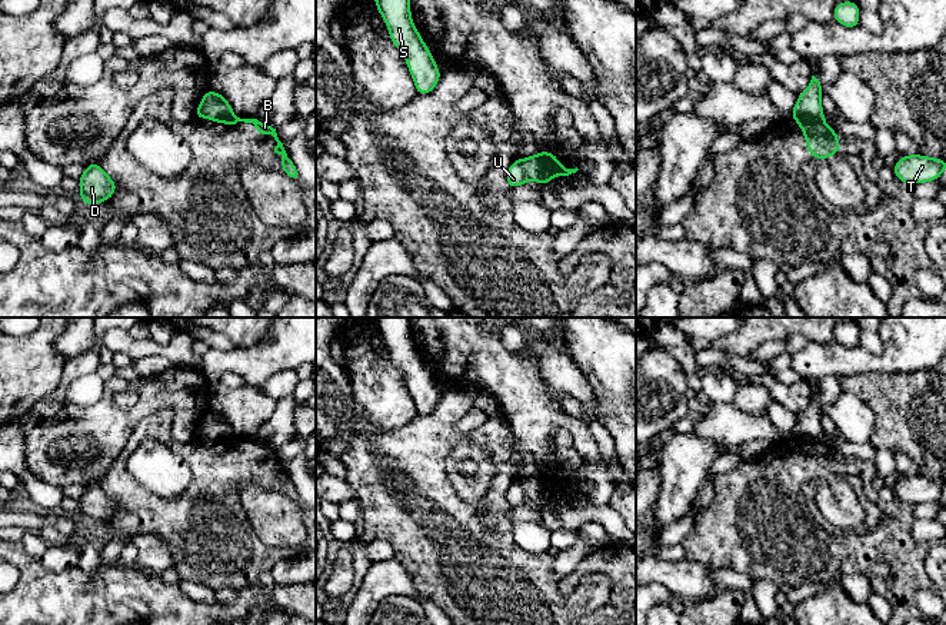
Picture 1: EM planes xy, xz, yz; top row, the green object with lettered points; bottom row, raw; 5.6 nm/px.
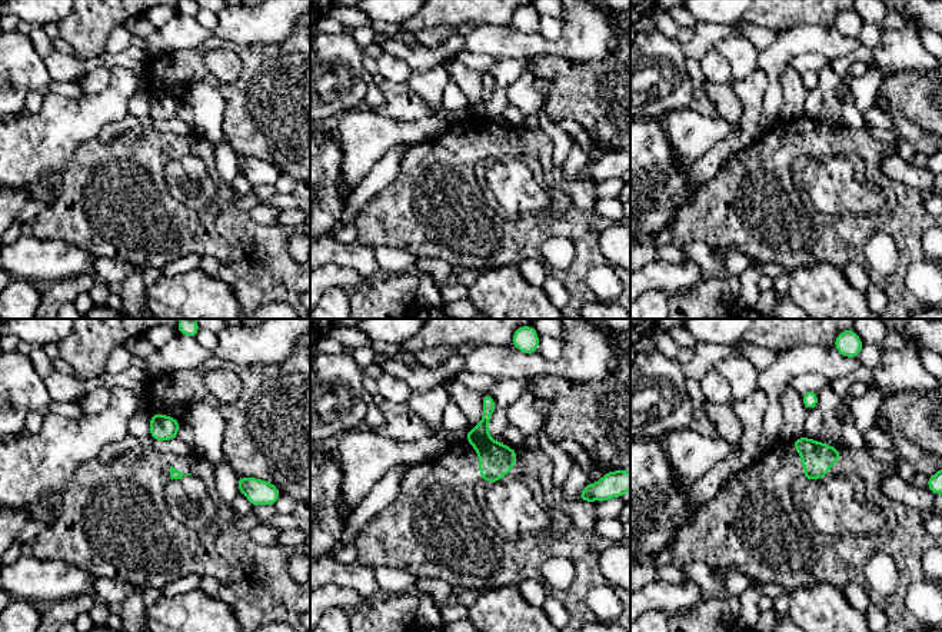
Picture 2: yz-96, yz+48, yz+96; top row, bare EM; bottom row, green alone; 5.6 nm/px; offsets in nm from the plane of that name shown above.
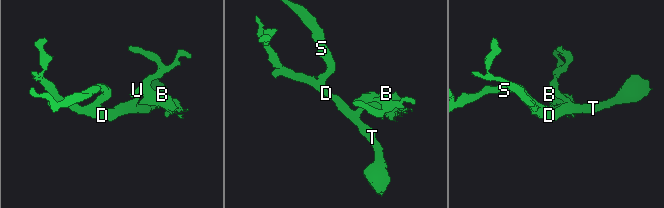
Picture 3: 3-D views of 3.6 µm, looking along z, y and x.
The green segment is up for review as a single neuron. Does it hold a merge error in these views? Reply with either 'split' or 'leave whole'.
split

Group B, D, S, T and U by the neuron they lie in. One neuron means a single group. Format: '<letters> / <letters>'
B / D S T U

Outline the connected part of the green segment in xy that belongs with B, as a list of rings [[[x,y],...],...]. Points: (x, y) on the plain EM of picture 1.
[[[233,435],[231,436],[224,436],[224,438],[219,439],[219,441],[216,441],[214,443],[236,445],[237,442],[253,443],[259,456],[272,455],[274,458],[274,461],[277,462],[277,466],[274,468],[274,472],[283,478],[280,492],[283,492],[284,495],[287,495],[290,498],[297,499],[299,493],[296,491],[296,486],[292,482],[292,479],[287,476],[287,473],[286,473],[286,471],[283,468],[283,463],[279,461],[276,449],[273,449],[269,445],[263,445],[257,439],[240,439],[240,438],[233,436]]]

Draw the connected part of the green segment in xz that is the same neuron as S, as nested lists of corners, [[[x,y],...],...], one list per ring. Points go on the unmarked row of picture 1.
[[[373,318],[376,328],[389,348],[392,363],[404,375],[414,400],[416,415],[432,413],[442,396],[432,372],[416,350],[409,318]]]

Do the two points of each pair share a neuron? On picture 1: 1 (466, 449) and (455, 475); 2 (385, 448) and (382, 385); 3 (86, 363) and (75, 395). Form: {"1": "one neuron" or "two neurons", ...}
{"1": "one neuron", "2": "two neurons", "3": "two neurons"}

